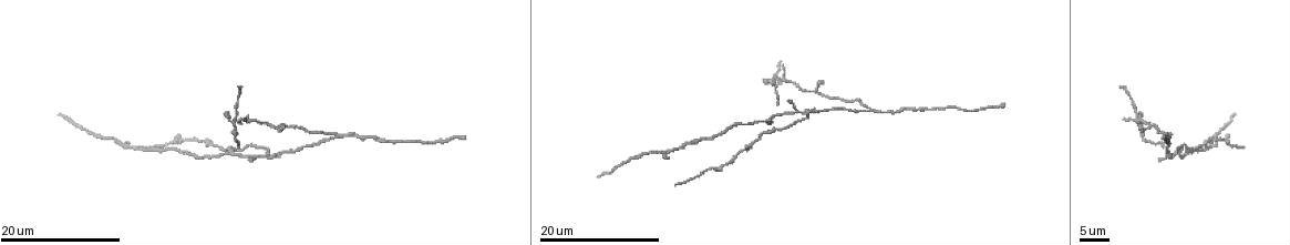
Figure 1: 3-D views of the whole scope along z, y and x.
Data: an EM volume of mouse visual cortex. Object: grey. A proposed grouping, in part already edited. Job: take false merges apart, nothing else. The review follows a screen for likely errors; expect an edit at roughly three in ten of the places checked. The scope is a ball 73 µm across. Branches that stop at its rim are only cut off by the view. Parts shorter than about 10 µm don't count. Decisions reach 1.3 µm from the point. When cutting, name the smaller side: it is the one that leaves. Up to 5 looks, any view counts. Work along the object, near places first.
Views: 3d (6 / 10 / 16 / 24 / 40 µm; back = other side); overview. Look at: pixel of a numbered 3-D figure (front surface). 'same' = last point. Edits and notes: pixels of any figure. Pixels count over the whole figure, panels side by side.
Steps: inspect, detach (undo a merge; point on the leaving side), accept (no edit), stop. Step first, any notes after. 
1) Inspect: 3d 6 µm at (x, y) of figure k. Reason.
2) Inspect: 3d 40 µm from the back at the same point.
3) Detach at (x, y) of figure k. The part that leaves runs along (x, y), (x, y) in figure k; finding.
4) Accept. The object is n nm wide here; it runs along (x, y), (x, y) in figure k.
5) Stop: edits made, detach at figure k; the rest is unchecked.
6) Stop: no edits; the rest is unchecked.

Inspect: 3d 24 µm at (659, 151) of figure 1. Thick turns thin.

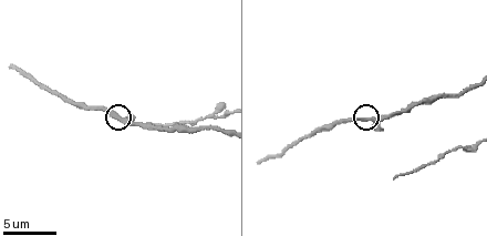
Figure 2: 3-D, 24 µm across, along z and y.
Inspect: 3d 6 µm at (362, 119) of figure 2.

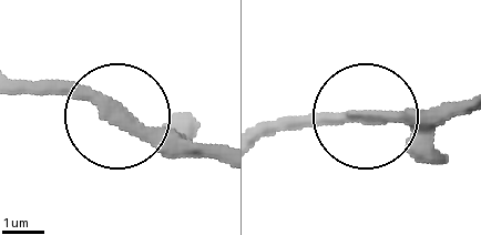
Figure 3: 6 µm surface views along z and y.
Detach at (83, 87) of figure 3. The part that leaves runs along (124, 123), (75, 94), (12, 91) in figure 3; a second neuron is stuck on.

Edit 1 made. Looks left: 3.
Inspect: 3d 24 µm at (874, 111) of figure 1. A fork.

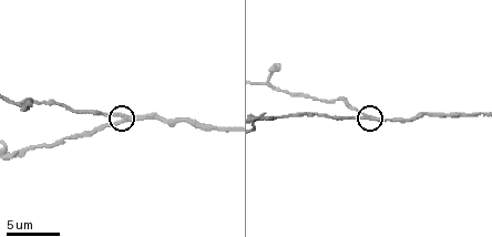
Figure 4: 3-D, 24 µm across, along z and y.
Inspect: 3d 10 µm at (373, 115) of figure 4.

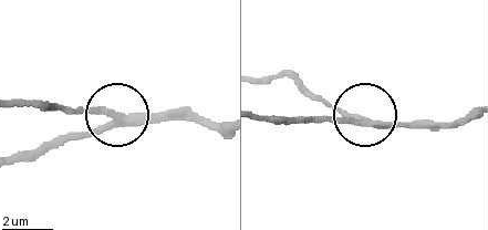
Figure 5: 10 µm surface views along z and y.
Detach at (89, 113) of figure 5. 3 arms meet here; the part that leaves runs along (120, 114), (71, 114), (13, 102) in figure 5; two neurons meet here.

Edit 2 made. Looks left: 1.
Stop: edits made, detach at figure 3, detach at figure 5; the rest is unchecked.

